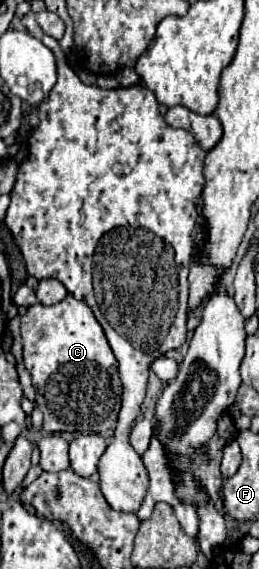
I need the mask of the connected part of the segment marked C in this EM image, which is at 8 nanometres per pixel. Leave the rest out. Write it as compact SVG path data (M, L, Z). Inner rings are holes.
M68 294L62 302L44 306L36 302L22 314L22 362L32 376L36 388L36 404L44 412L46 432L94 432L104 434L116 426L120 412L122 384L118 378L118 362L106 340L106 334L94 318L90 306Z

